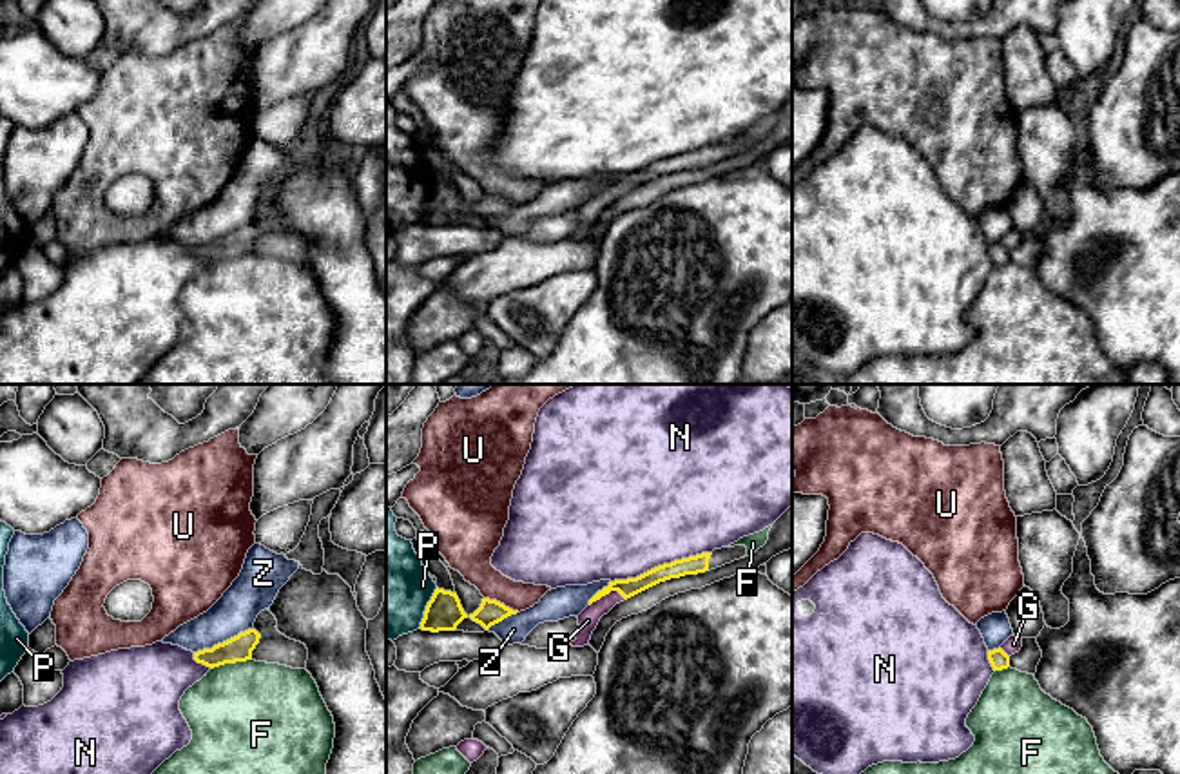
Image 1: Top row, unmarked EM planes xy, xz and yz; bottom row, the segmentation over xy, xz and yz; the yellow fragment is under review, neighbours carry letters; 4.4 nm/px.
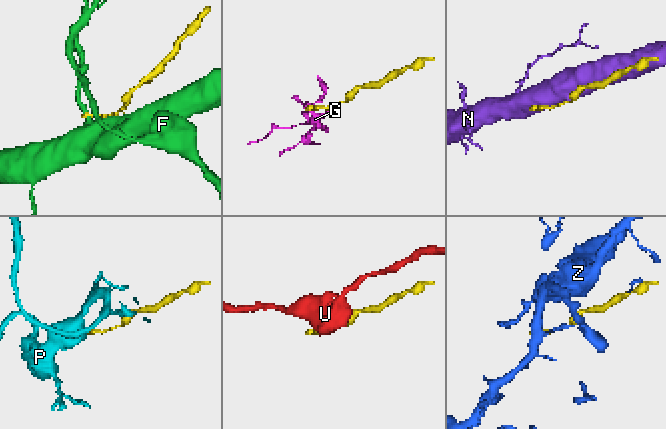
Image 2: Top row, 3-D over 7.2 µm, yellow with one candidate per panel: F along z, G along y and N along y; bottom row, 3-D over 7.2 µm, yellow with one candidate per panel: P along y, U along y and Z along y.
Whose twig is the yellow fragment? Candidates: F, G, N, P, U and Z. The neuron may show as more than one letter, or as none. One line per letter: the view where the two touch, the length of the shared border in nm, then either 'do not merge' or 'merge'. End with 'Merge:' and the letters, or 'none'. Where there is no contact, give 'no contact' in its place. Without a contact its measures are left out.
F: contact in xy; length 190 nm; do not merge
G: contact in xz; length 170 nm; merge
N: contact in xz; length 460 nm; do not merge
P: contact in xz; length 200 nm; do not merge
U: contact in xz; length 170 nm; do not merge
Z: contact in xy; length 280 nm; do not merge
Merge: G

